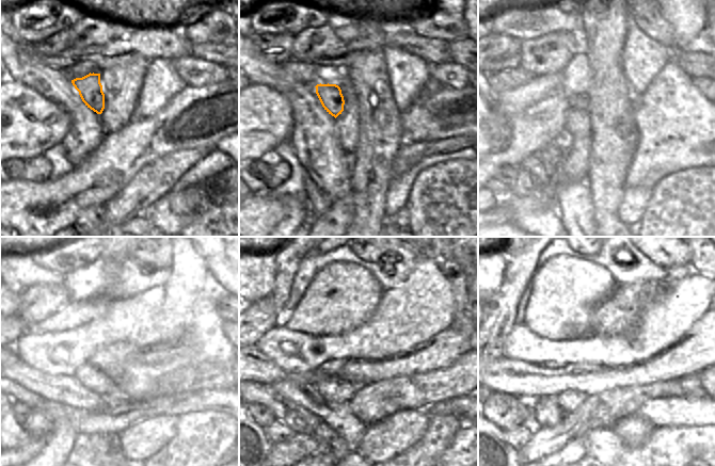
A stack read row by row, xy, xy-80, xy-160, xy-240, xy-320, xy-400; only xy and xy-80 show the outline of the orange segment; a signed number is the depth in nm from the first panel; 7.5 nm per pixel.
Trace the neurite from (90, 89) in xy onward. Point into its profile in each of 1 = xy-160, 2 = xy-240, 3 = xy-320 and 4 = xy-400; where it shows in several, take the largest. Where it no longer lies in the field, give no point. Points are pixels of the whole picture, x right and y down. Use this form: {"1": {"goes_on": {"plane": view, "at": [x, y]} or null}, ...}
{"1": {"goes_on": {"plane": "xy-160", "at": [577, 122]}}, "2": {"goes_on": {"plane": "xy-240", "at": [92, 379]}}, "3": {"goes_on": {"plane": "xy-320", "at": [331, 387]}}, "4": {"goes_on": {"plane": "xy-400", "at": [569, 401]}}}

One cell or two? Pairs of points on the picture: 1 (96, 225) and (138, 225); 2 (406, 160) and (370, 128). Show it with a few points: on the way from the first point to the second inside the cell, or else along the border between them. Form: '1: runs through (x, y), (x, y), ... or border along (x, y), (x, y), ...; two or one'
1: runs through (107, 225), (127, 225); one
2: border along (403, 142), (395, 154), (391, 176); two

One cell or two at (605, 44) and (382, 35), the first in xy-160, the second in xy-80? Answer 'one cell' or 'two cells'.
two cells

